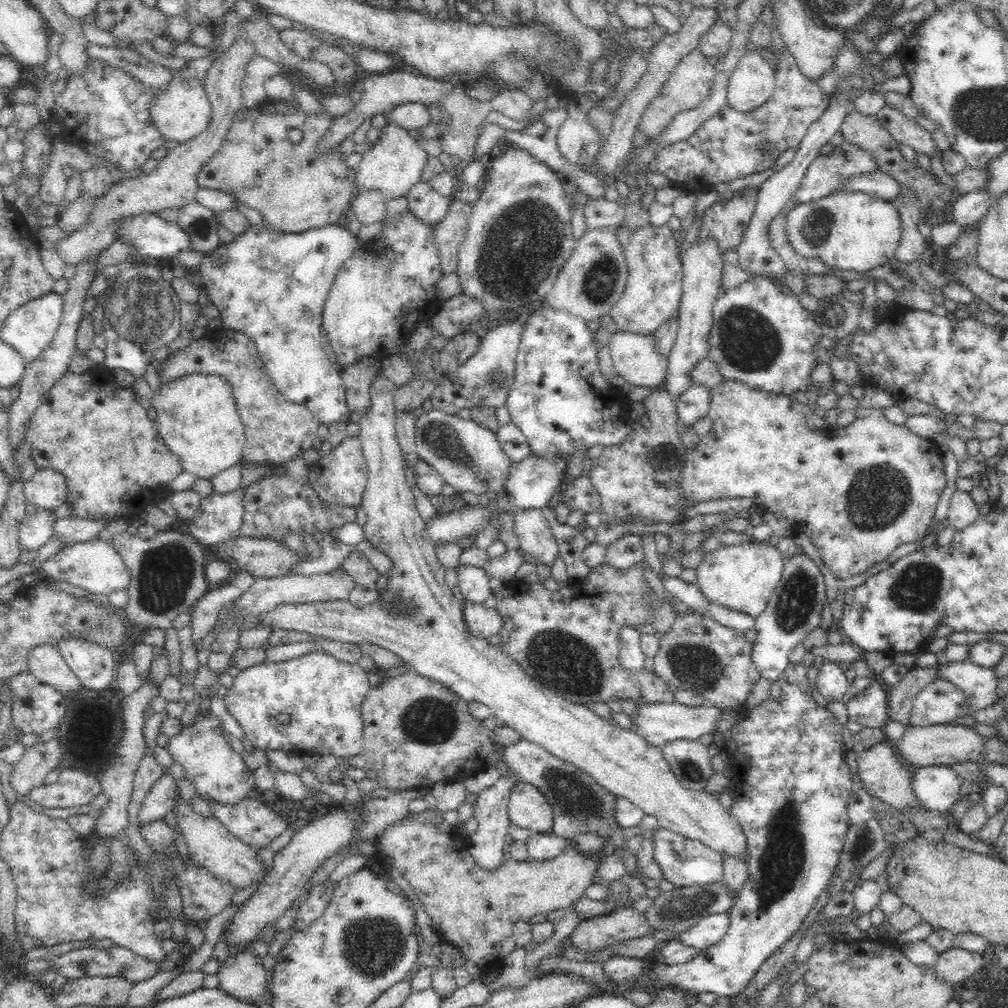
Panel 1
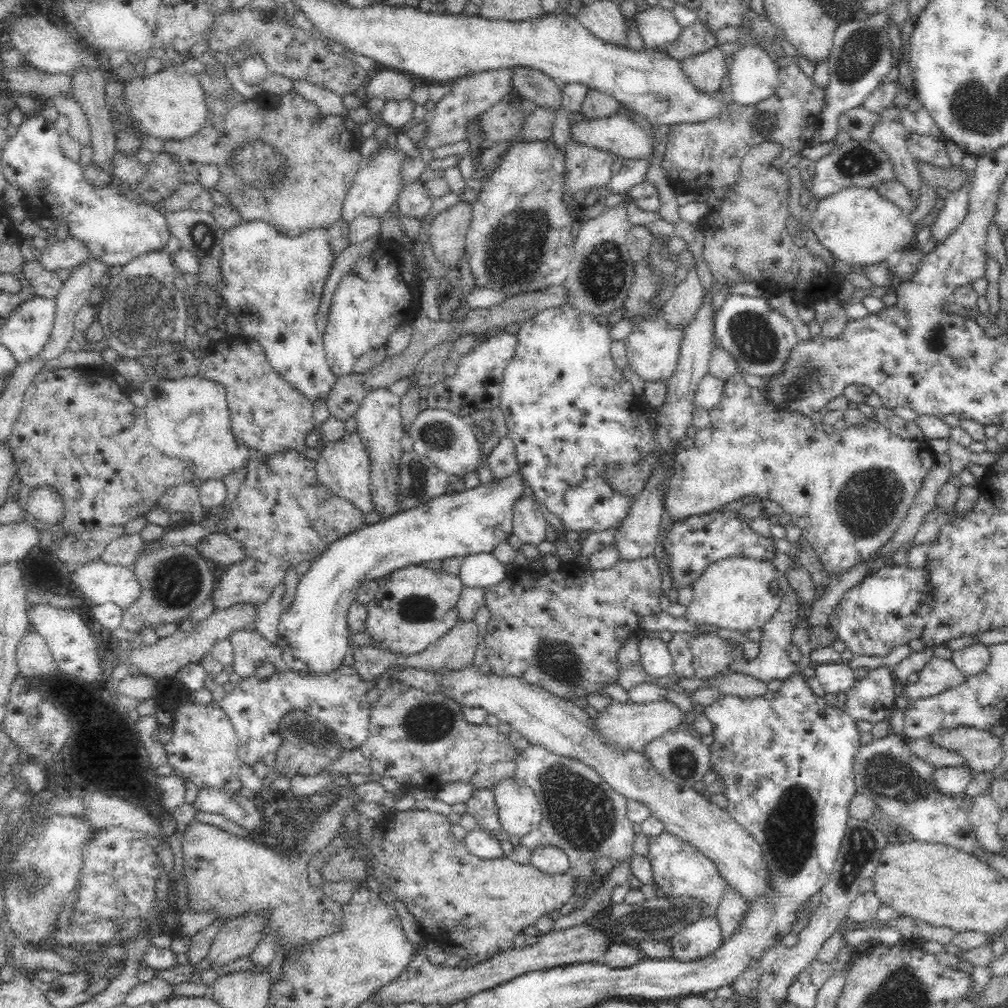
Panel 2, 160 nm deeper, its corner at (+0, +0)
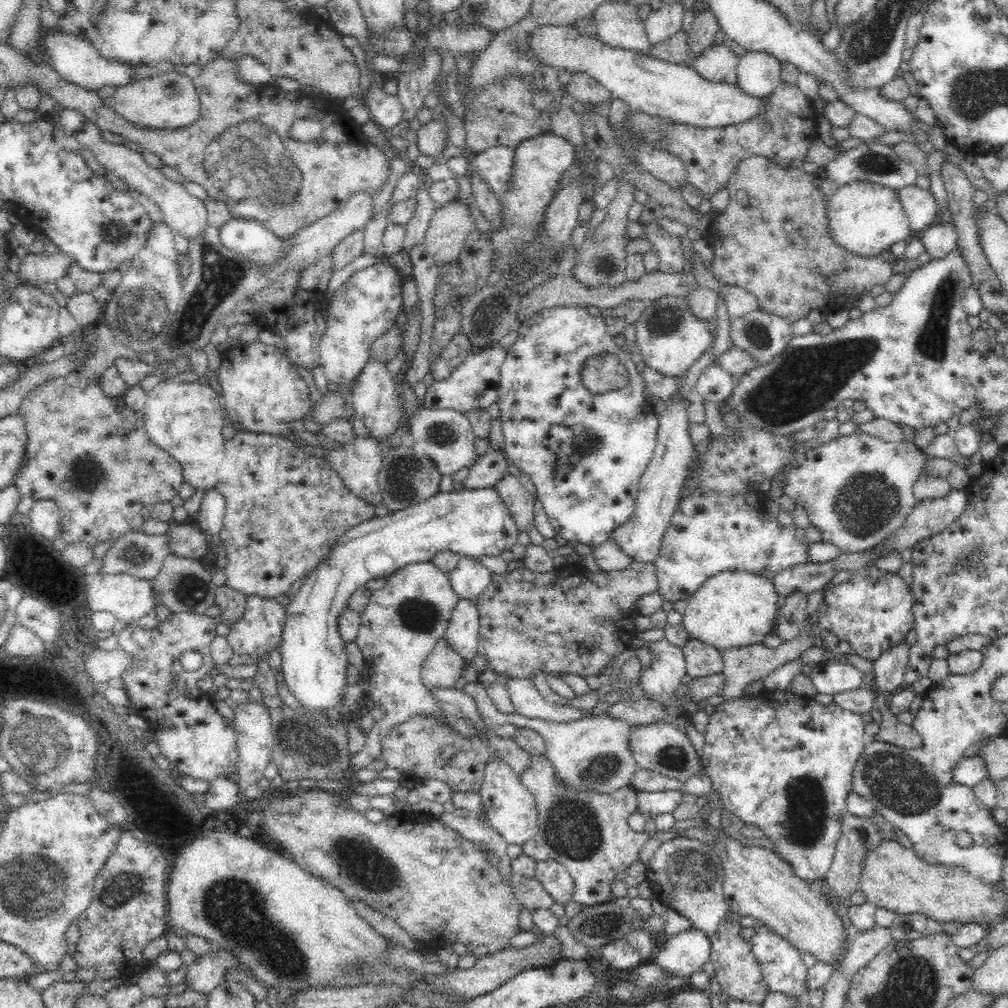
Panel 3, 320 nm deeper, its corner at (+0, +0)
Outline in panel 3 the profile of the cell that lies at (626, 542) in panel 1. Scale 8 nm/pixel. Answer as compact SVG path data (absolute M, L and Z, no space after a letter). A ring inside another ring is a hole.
M669 399L666 402L666 410L663 414L659 414L656 450L644 474L640 477L634 512L630 520L619 526L612 534L620 550L633 562L653 563L656 560L662 537L676 512L680 490L688 477L690 462L696 454L687 429L689 420L686 408L689 402L688 399L682 399L677 403Z

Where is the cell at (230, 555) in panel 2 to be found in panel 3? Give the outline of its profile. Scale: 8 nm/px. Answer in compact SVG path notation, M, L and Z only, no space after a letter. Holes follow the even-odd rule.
M171 521L166 530L168 549L170 553L180 557L200 559L205 550L211 548L209 539L198 528L193 528L189 523L178 524Z

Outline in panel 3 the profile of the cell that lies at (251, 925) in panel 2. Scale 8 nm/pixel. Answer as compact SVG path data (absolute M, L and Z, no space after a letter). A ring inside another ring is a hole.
M226 951L199 956L184 968L185 988L194 994L207 995L222 981L224 969L236 964L236 957Z

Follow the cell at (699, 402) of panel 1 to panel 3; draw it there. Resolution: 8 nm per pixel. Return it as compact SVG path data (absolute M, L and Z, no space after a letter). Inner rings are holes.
M715 363L709 365L696 382L699 398L716 403L726 400L734 388L733 376Z

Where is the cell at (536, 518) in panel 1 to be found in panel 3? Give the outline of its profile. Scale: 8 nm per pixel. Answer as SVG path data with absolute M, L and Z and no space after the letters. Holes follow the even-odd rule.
M506 472L493 489L500 495L502 501L509 510L509 517L514 519L519 528L529 531L534 526L534 511L532 510L532 494L528 493L524 485L518 481L518 477Z

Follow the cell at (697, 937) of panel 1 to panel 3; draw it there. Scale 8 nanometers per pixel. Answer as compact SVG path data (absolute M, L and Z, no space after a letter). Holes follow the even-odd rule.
M691 928L688 932L682 932L677 936L671 936L659 951L654 953L654 963L660 967L660 971L664 975L670 977L688 978L693 972L701 970L704 962L709 961L711 950L710 940L706 934L702 934L700 930Z

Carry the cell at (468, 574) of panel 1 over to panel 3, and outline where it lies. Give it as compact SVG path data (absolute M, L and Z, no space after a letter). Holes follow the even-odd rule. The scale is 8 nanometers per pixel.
M474 599L458 600L443 638L467 663L477 654L478 630L478 609Z

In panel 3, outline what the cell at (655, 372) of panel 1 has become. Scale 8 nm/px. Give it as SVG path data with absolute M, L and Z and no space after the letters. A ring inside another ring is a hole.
M664 296L646 305L646 309L635 322L635 342L648 368L680 378L704 356L704 352L714 346L716 333L710 323L692 315L686 297Z

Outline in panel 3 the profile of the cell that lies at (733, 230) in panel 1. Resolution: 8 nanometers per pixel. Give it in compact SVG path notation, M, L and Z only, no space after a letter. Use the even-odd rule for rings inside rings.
M763 156L748 157L746 160L740 162L736 167L736 170L732 172L732 176L729 178L726 187L729 190L730 197L728 206L721 213L717 213L713 216L710 224L711 231L703 236L707 239L707 242L712 248L714 248L715 258L710 269L718 282L732 286L740 286L744 291L754 294L759 312L784 318L788 323L793 324L800 319L806 318L808 314L814 310L820 311L823 314L836 312L839 309L846 307L846 303L850 302L851 299L855 300L864 293L868 293L876 284L885 285L886 282L890 280L890 277L892 276L892 267L897 262L897 259L890 248L884 250L880 254L876 254L876 256L860 256L859 254L852 254L851 252L844 250L844 248L834 242L827 217L828 199L826 199L822 191L820 191L818 185L813 182L813 174L804 171L802 166L798 168L784 168Z

